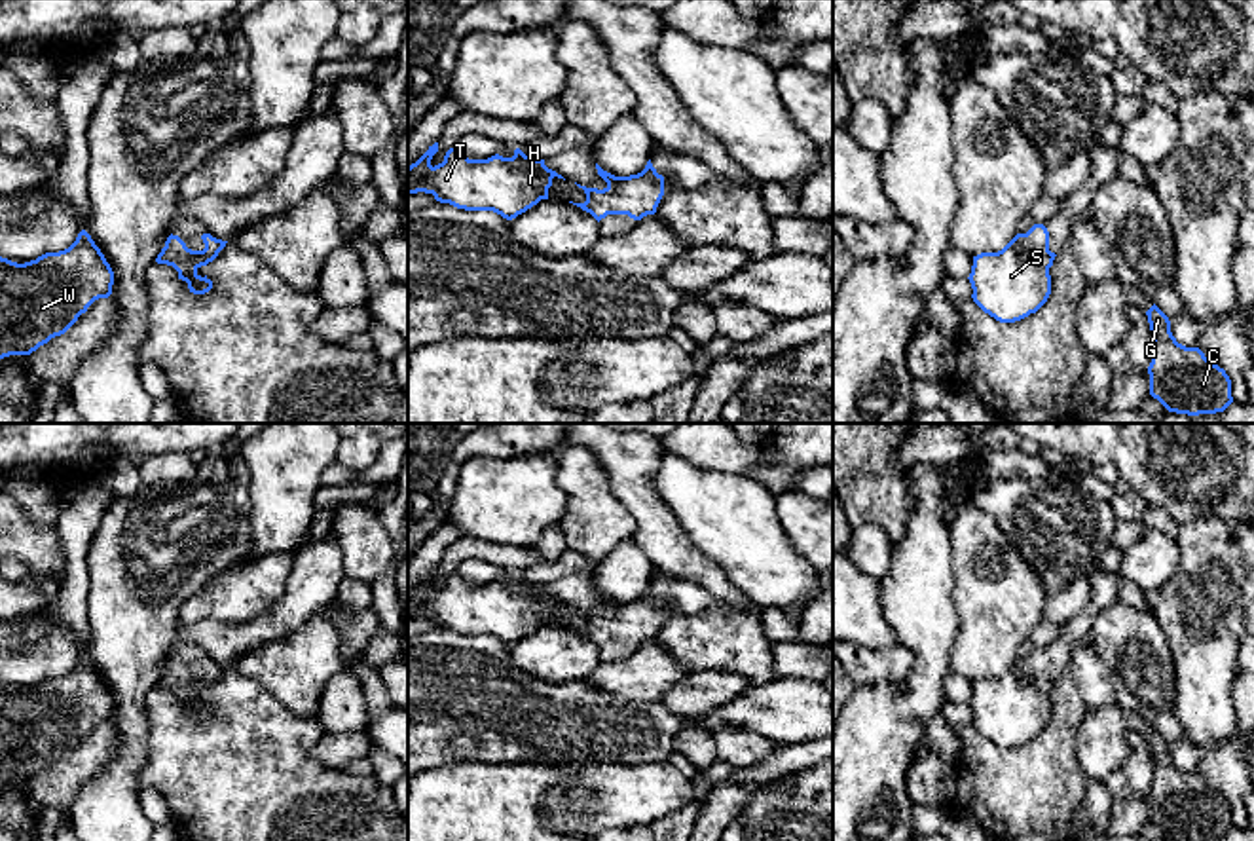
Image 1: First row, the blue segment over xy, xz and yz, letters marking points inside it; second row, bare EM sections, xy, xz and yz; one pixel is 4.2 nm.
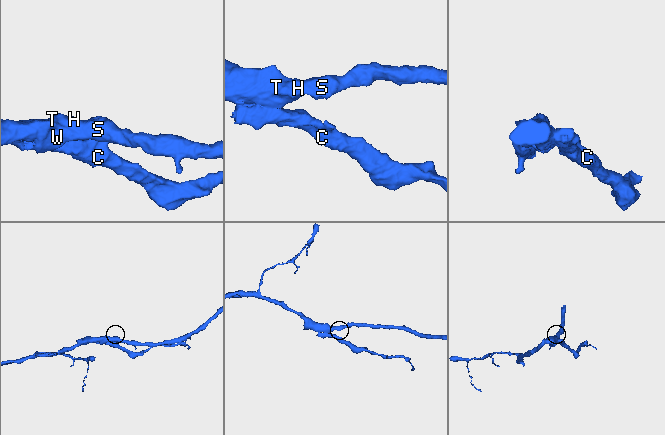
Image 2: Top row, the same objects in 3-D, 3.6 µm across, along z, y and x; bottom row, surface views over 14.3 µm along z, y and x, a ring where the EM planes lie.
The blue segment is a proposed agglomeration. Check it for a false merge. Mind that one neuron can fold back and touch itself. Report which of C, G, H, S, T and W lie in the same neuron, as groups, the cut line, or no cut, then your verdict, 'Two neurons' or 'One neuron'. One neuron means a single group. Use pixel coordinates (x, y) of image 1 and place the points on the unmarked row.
Groups: C G H S T W. No split. One neuron

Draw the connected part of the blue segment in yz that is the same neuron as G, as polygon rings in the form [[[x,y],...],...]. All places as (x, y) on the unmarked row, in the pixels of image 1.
[[[1155,729],[1146,740],[1153,761],[1150,820],[1176,839],[1224,837],[1233,828],[1226,795],[1210,788],[1199,773],[1178,769],[1169,742]]]

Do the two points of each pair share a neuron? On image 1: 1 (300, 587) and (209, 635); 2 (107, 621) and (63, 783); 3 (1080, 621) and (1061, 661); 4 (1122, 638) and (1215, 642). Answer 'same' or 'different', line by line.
1: same
2: different
3: same
4: different

